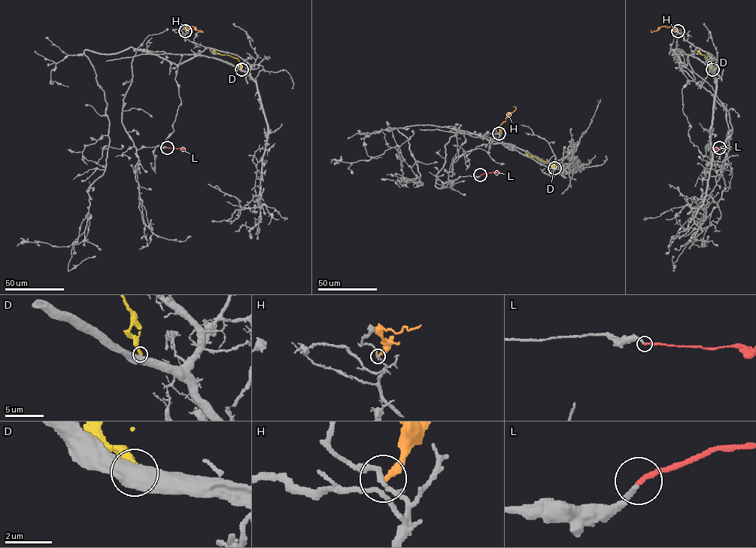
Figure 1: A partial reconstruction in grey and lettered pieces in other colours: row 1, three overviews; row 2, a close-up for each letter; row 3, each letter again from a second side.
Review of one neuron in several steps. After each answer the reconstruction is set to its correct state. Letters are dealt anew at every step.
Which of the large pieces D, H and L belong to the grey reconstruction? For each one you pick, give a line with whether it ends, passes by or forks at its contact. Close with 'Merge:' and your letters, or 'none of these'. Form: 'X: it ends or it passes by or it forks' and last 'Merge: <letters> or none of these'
L: it ends
Merge: L

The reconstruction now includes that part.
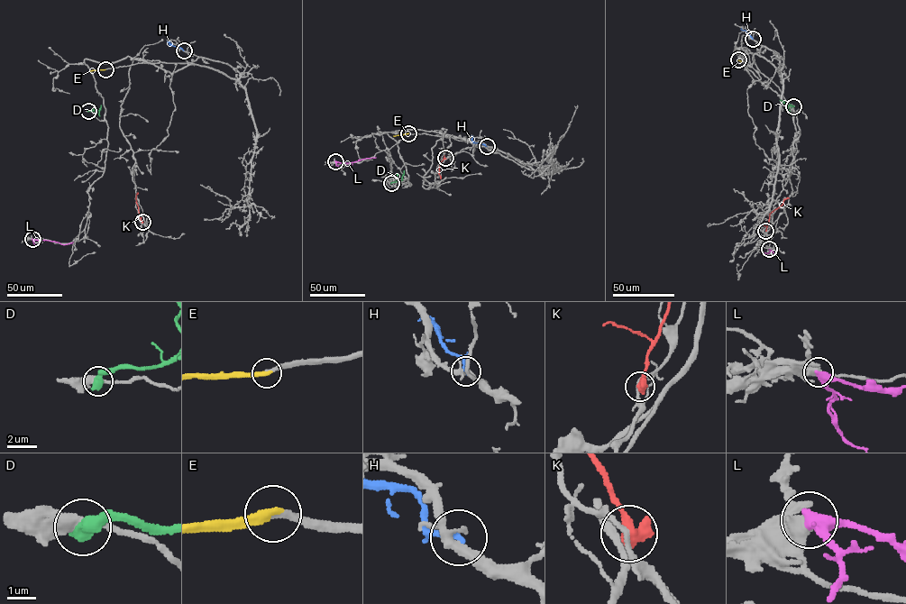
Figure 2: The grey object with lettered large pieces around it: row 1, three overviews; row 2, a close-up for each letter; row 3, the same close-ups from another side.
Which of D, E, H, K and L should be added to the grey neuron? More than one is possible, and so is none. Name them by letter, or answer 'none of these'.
E

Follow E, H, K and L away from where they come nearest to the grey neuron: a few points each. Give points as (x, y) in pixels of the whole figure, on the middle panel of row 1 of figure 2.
E: (408, 133), (393, 136)
H: (487, 146), (473, 142), (472, 136), (470, 136)
K: (444, 158), (439, 166), (440, 178)
L: (335, 161), (348, 163), (376, 157)

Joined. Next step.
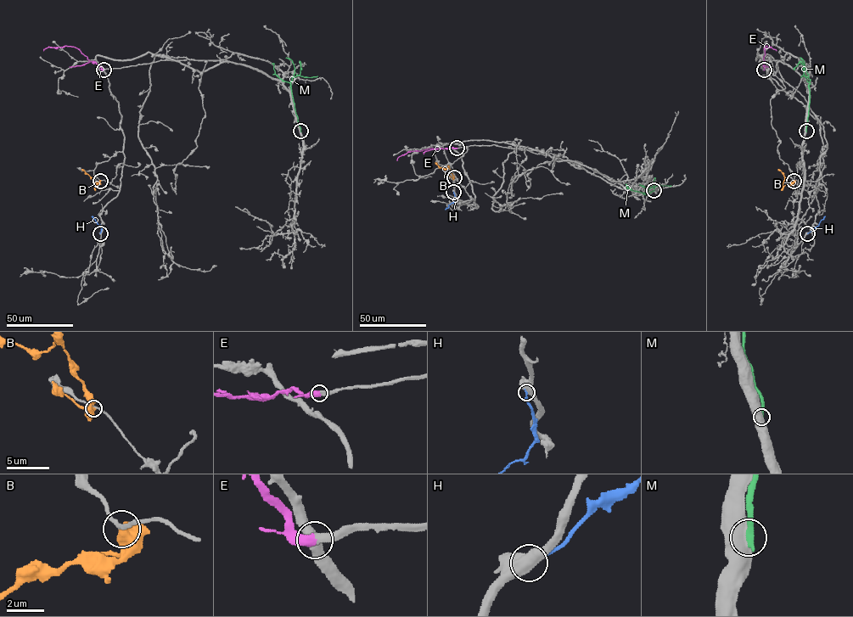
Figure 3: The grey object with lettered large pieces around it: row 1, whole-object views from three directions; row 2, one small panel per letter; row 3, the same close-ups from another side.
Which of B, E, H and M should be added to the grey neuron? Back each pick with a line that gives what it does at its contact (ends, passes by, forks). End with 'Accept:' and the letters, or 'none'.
E: it ends there
Accept: E

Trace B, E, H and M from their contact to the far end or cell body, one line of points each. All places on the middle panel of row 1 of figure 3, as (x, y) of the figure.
B: (454, 177), (448, 166), (443, 169), (435, 162)
E: (457, 148), (408, 151), (397, 160)
H: (453, 192), (455, 199), (446, 210)
M: (653, 190), (644, 193), (652, 187), (653, 188), (655, 178)

